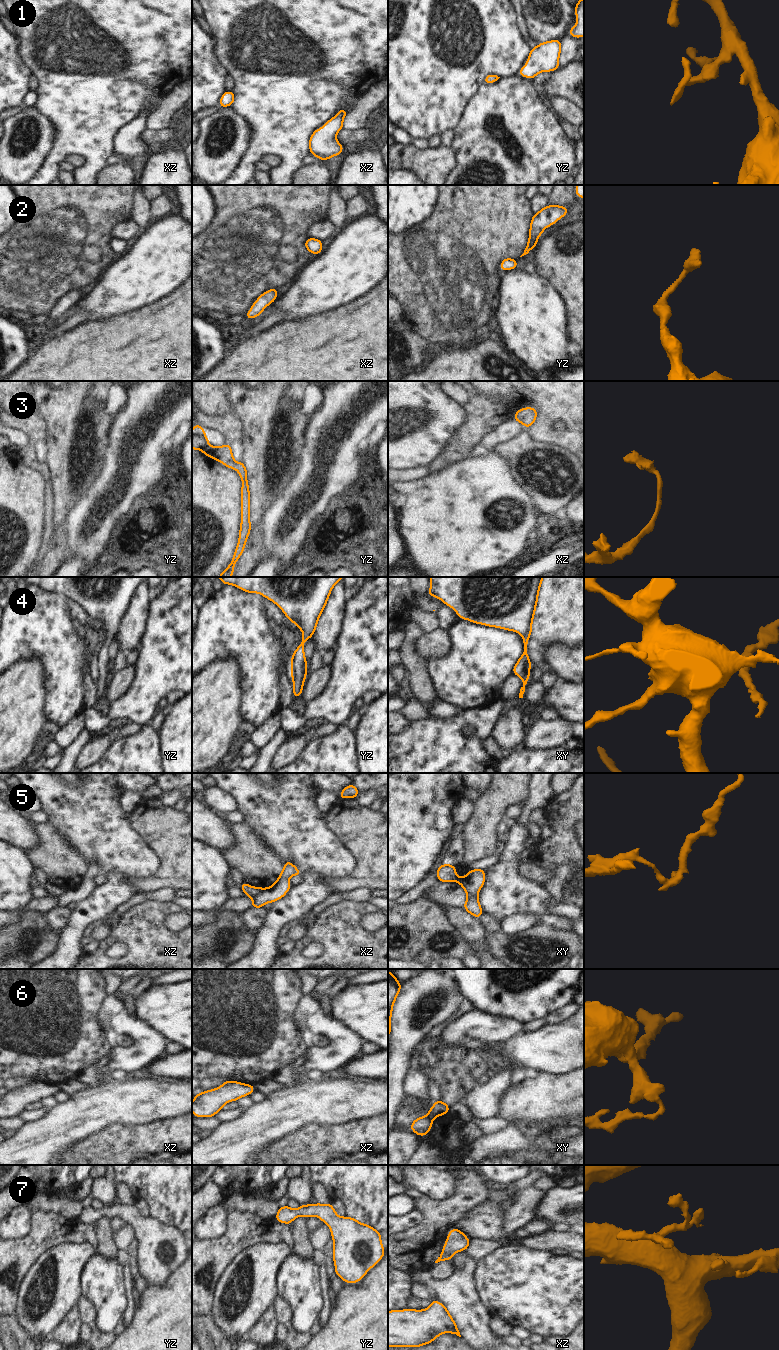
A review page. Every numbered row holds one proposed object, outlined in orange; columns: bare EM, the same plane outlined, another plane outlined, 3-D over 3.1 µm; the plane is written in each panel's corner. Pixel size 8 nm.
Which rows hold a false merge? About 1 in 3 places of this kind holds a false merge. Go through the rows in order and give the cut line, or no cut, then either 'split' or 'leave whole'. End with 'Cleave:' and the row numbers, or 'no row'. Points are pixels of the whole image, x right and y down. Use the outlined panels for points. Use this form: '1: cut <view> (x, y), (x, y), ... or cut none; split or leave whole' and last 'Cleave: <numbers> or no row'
1: cut none; leave whole
2: cut none; leave whole
3: cut none; leave whole
4: cut none; leave whole
5: cut xz (262, 888), (253, 898); split
6: cut xy (426, 1116), (431, 1120); split
7: cut none; leave whole
Cleave: 5, 6

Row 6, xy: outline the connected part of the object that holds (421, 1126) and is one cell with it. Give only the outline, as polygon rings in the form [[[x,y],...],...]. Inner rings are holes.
[[[422,1116],[414,1120],[410,1128],[415,1134],[426,1137],[426,1134],[432,1129],[432,1124],[433,1122],[429,1117]]]

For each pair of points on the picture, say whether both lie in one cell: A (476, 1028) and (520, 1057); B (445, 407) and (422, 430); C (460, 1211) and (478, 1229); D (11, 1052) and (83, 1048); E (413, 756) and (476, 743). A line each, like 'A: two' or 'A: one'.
A: two
B: one
C: two
D: one
E: one

